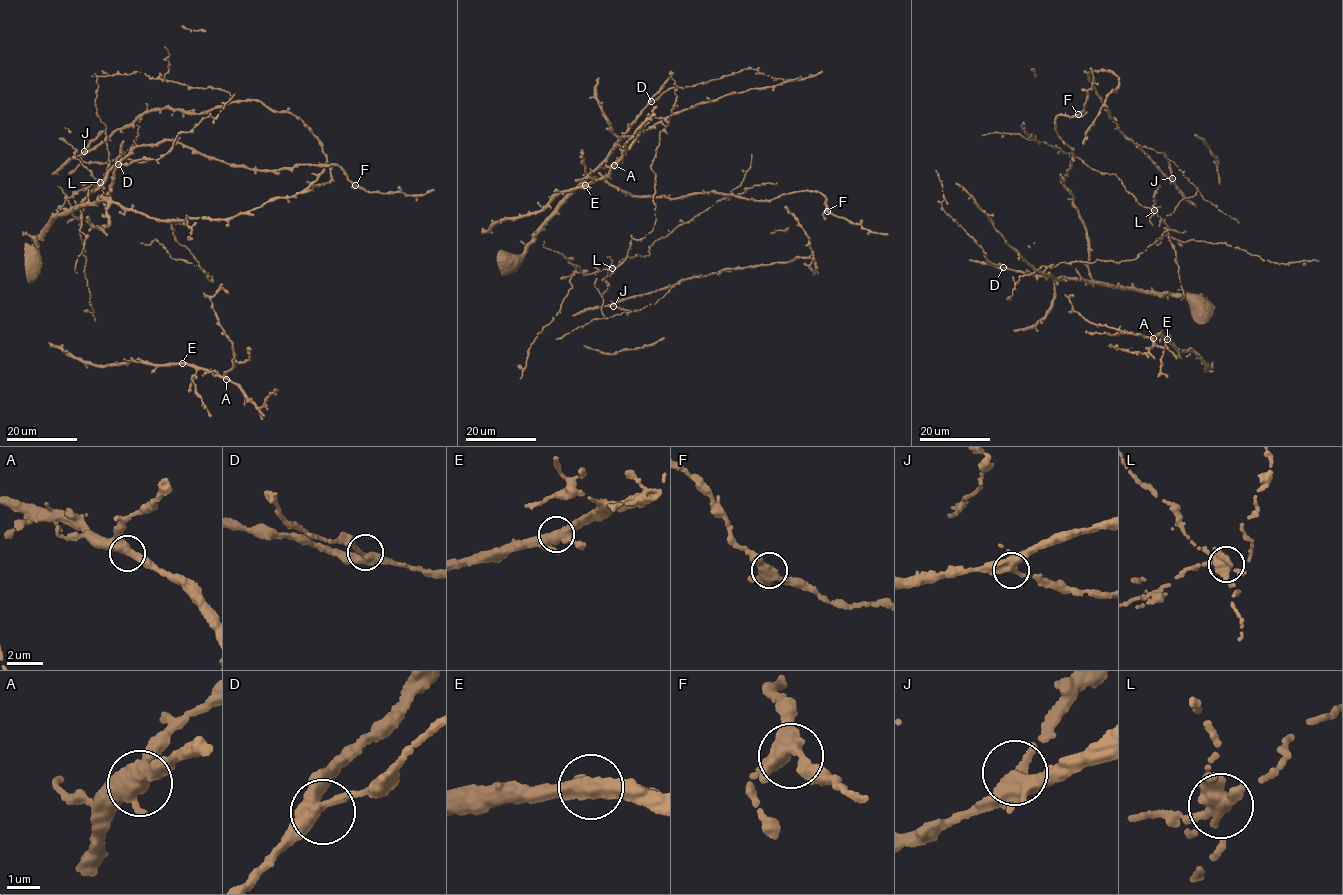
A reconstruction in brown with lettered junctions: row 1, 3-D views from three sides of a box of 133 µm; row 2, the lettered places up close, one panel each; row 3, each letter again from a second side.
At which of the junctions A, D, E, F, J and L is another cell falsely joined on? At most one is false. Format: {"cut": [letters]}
{"cut": ["L"]}

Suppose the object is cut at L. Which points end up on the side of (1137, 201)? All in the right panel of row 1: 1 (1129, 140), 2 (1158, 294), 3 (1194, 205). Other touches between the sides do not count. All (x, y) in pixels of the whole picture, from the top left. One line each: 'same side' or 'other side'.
1: same side
2: same side
3: same side

